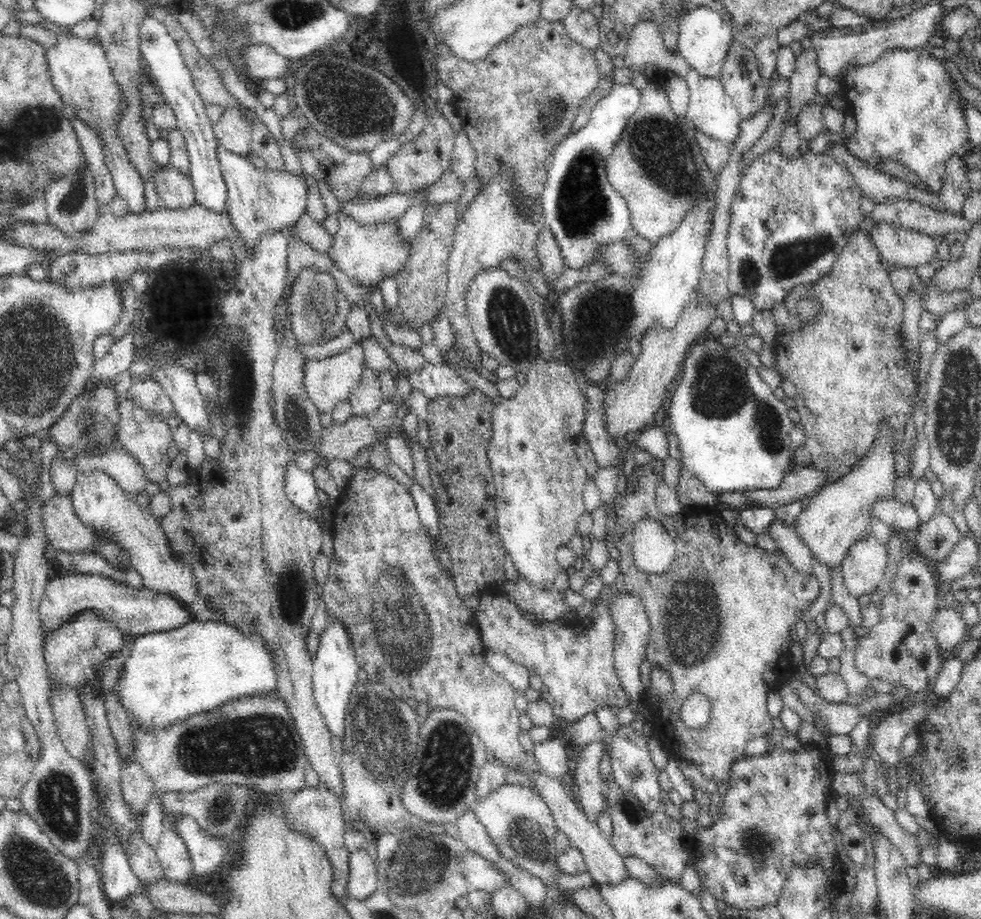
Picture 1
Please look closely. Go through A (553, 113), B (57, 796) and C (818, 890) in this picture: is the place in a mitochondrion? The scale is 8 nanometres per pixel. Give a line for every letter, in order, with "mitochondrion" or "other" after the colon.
A: mitochondrion
B: mitochondrion
C: mitochondrion

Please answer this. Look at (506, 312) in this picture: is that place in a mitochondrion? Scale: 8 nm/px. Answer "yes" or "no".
yes

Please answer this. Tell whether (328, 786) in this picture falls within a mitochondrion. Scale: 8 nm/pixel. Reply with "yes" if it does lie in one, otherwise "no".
no

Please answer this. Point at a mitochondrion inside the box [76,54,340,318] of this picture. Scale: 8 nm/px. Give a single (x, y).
(97, 89)

